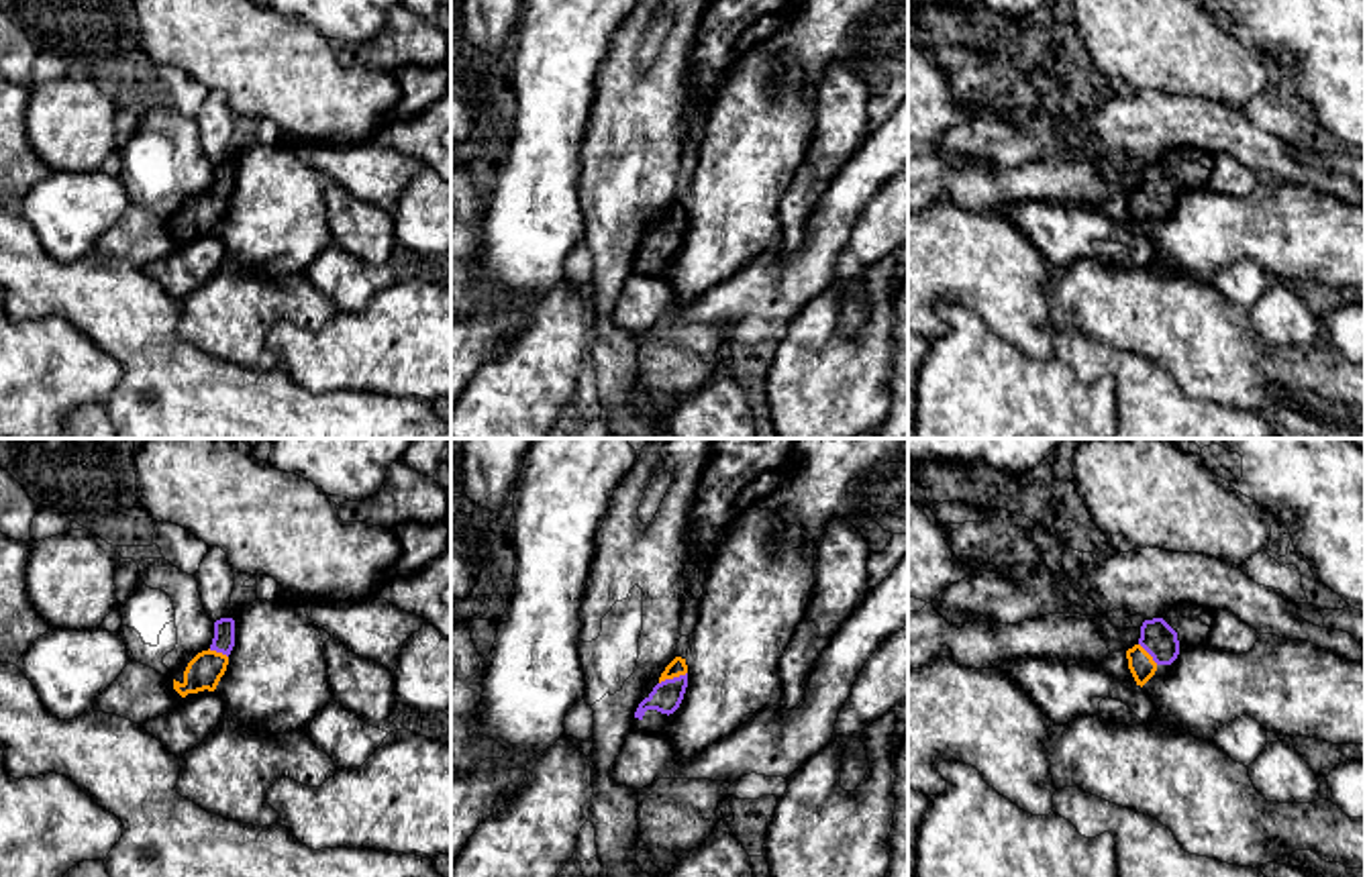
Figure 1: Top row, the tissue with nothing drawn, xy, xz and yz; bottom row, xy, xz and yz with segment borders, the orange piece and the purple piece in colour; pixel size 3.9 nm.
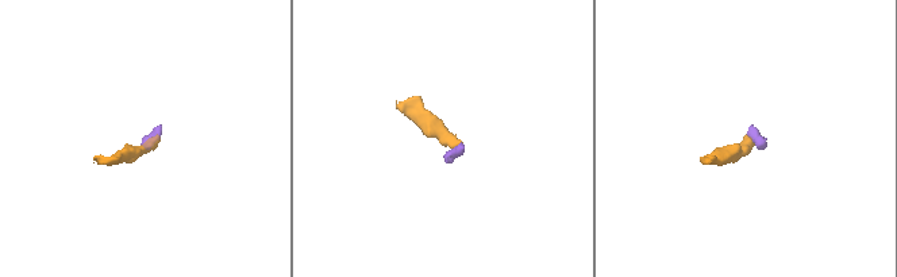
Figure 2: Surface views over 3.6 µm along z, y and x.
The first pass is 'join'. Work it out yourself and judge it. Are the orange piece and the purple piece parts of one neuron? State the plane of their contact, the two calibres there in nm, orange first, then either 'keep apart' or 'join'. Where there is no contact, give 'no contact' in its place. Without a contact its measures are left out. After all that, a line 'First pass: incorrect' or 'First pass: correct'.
xz | 70/120 nm | join
First pass: correct

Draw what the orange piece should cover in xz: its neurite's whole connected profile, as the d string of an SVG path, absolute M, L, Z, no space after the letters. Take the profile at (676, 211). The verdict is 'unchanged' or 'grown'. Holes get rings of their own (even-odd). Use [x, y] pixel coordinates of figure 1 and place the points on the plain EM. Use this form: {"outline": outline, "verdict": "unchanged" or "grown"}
{"outline": "M675 200L659 220L653 235L639 247L635 255L635 271L663 277L669 259L679 251L688 230L686 202Z", "verdict": "grown"}

